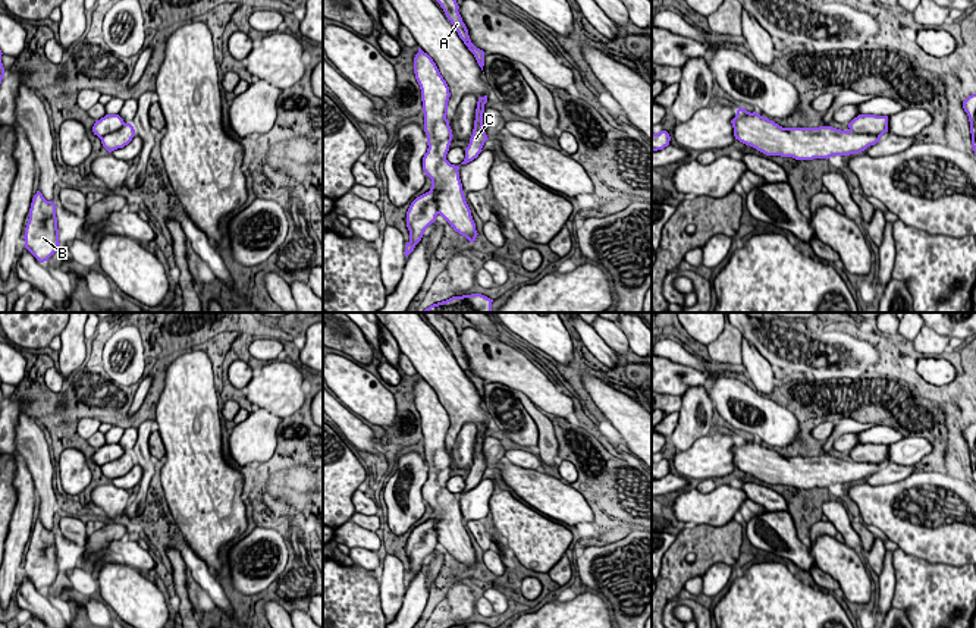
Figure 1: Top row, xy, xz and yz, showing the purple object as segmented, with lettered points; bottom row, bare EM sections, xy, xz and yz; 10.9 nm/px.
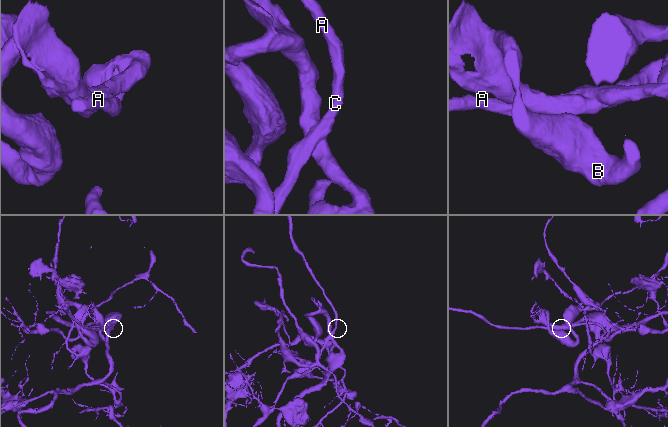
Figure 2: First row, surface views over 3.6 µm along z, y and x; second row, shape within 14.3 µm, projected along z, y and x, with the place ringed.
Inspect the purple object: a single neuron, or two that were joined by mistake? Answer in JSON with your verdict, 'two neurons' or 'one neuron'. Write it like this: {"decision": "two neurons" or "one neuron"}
{"decision": "two neurons"}

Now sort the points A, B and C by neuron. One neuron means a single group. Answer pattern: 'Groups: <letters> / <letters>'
Groups: A C / B

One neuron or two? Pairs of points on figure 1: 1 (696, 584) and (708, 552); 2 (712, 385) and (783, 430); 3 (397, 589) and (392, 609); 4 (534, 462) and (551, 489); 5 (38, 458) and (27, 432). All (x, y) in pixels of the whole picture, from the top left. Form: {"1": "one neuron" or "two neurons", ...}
{"1": "two neurons", "2": "one neuron", "3": "one neuron", "4": "two neurons", "5": "one neuron"}

